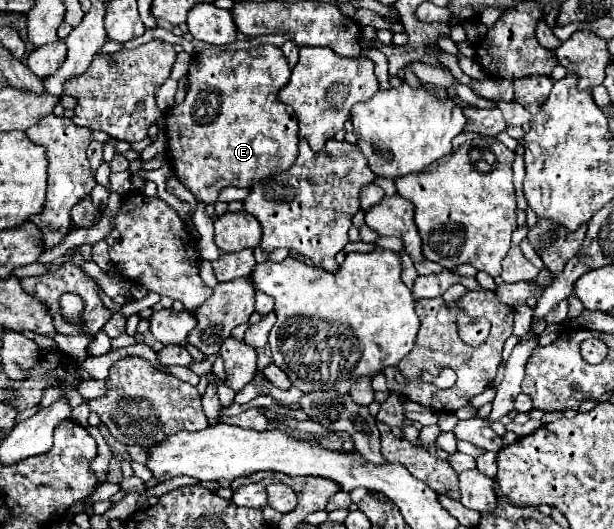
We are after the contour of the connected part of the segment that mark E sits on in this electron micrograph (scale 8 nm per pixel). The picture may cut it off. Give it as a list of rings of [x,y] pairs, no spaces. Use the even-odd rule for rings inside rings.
[[[258,46],[230,52],[224,48],[204,48],[192,58],[190,88],[184,102],[172,106],[166,114],[168,164],[174,176],[204,204],[216,204],[218,194],[228,186],[250,188],[276,172],[288,170],[298,156],[298,120],[290,106],[278,100],[278,92],[290,78],[290,66],[276,46]]]

